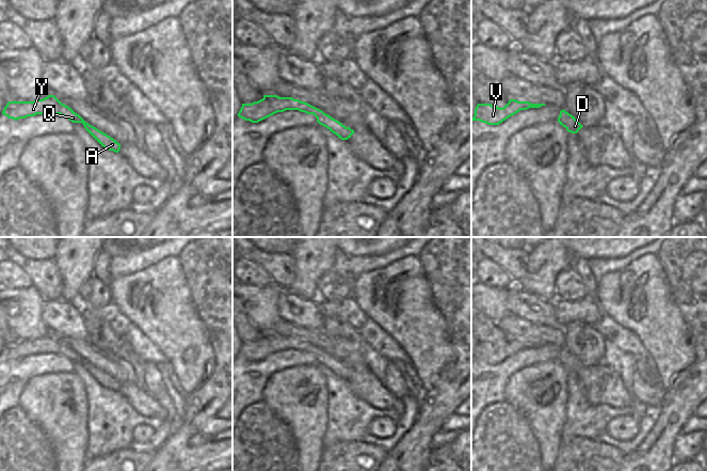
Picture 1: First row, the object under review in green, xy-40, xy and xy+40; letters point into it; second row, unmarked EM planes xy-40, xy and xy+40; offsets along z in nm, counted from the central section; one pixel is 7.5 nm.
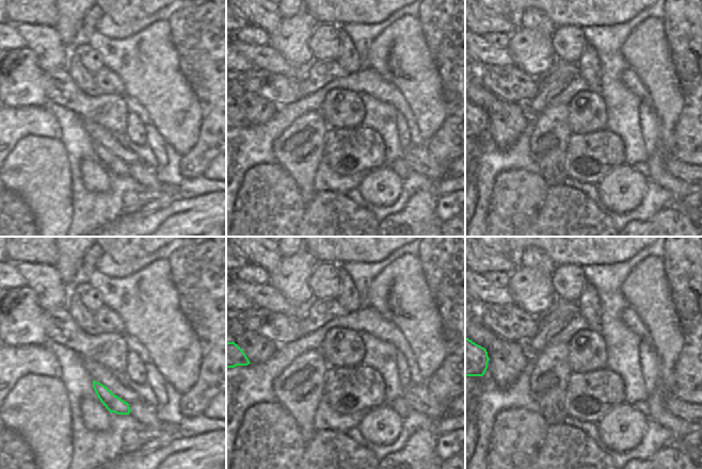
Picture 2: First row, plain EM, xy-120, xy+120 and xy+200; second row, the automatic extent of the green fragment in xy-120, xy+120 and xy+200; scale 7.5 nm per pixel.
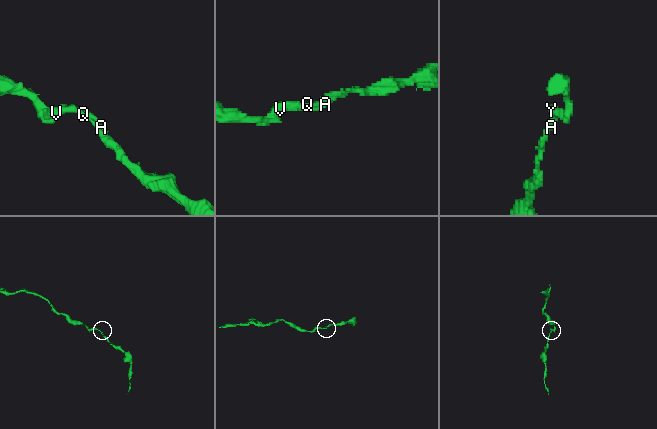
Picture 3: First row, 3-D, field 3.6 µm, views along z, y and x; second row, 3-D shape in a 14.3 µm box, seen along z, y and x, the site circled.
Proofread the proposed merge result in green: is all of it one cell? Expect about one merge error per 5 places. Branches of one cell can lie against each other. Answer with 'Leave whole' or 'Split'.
Leave whole

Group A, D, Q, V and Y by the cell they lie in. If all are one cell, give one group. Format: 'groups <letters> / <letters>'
groups A D Q V Y

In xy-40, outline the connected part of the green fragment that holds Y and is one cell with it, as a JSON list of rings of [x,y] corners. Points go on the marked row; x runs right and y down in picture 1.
[[[48,95],[43,99],[36,99],[34,101],[9,101],[2,114],[15,121],[36,114],[60,114],[73,123],[82,123],[86,131],[105,148],[115,153],[118,153],[120,150],[120,144],[116,140],[86,123],[79,114],[68,106],[62,104],[54,95]]]

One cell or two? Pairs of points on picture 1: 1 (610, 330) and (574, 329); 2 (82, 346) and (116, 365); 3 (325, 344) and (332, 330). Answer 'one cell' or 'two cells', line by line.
1: two cells
2: one cell
3: two cells

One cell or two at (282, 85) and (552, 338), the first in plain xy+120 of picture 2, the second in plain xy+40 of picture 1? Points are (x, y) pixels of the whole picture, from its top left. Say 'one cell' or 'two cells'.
one cell

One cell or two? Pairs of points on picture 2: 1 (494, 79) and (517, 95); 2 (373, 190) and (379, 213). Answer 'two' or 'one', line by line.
1: one
2: two

